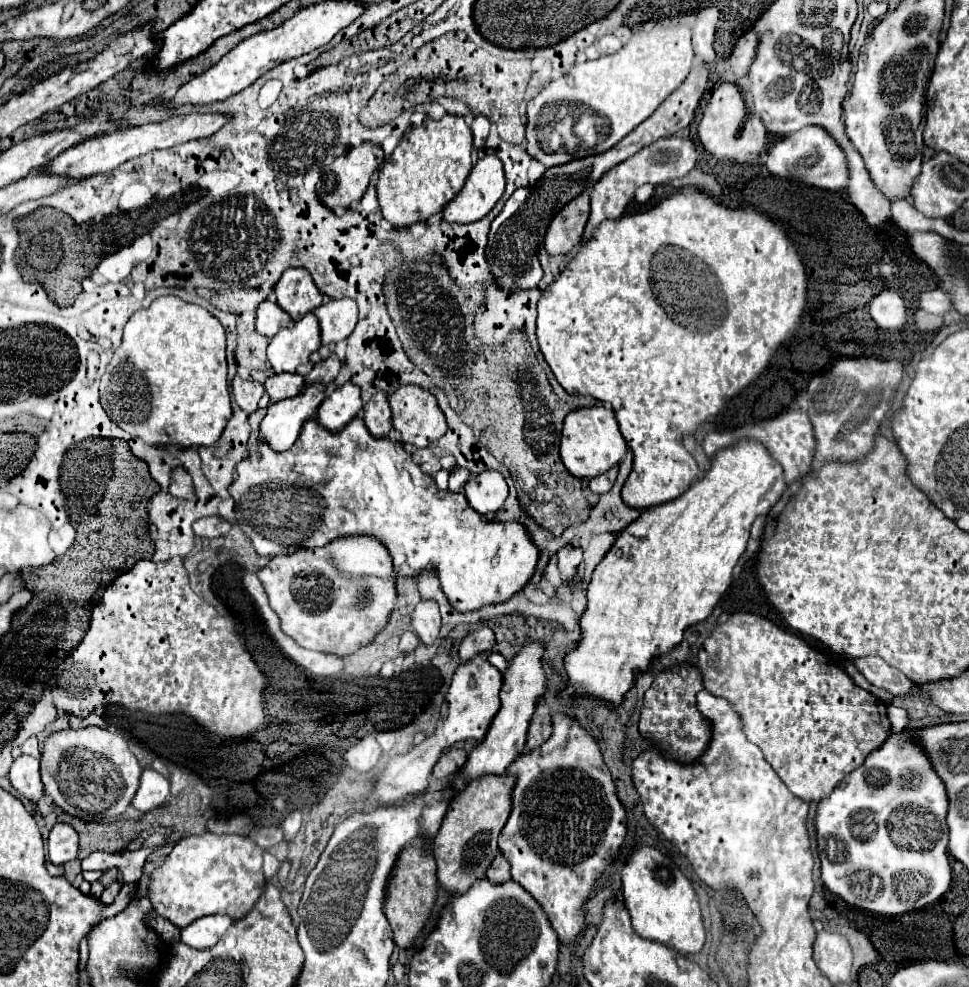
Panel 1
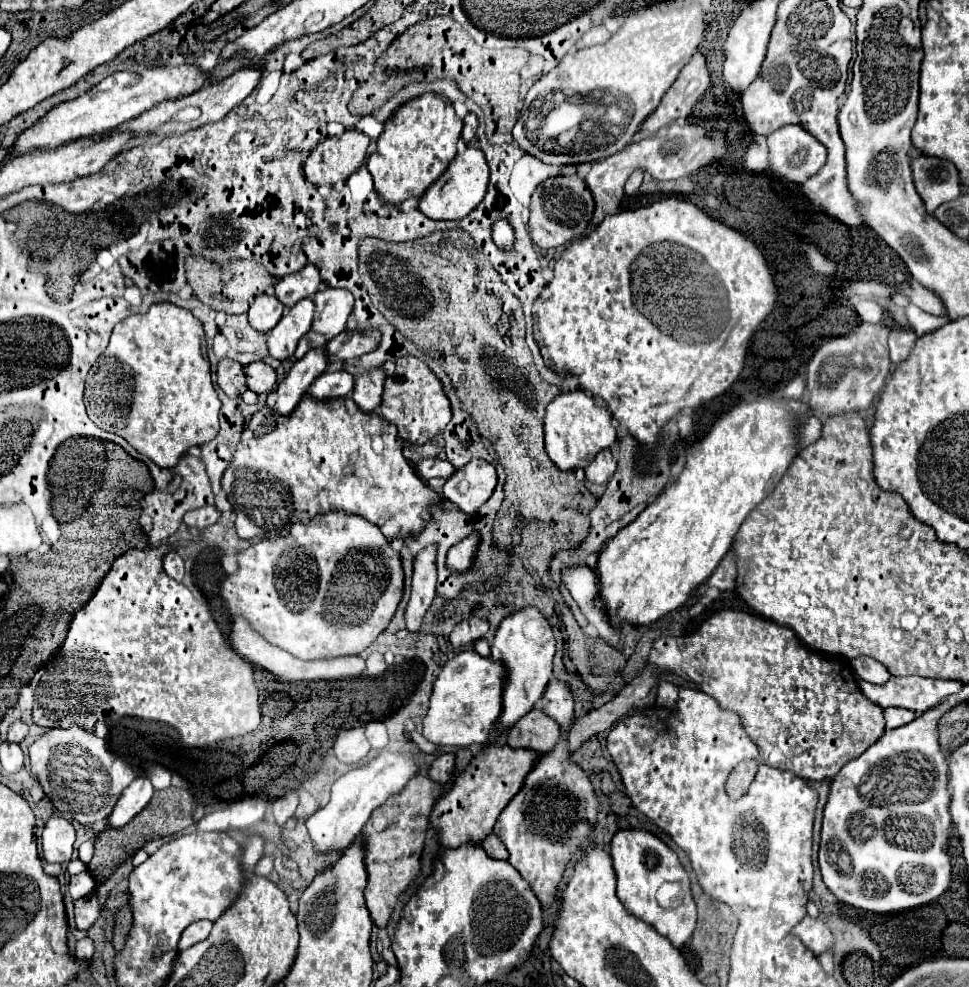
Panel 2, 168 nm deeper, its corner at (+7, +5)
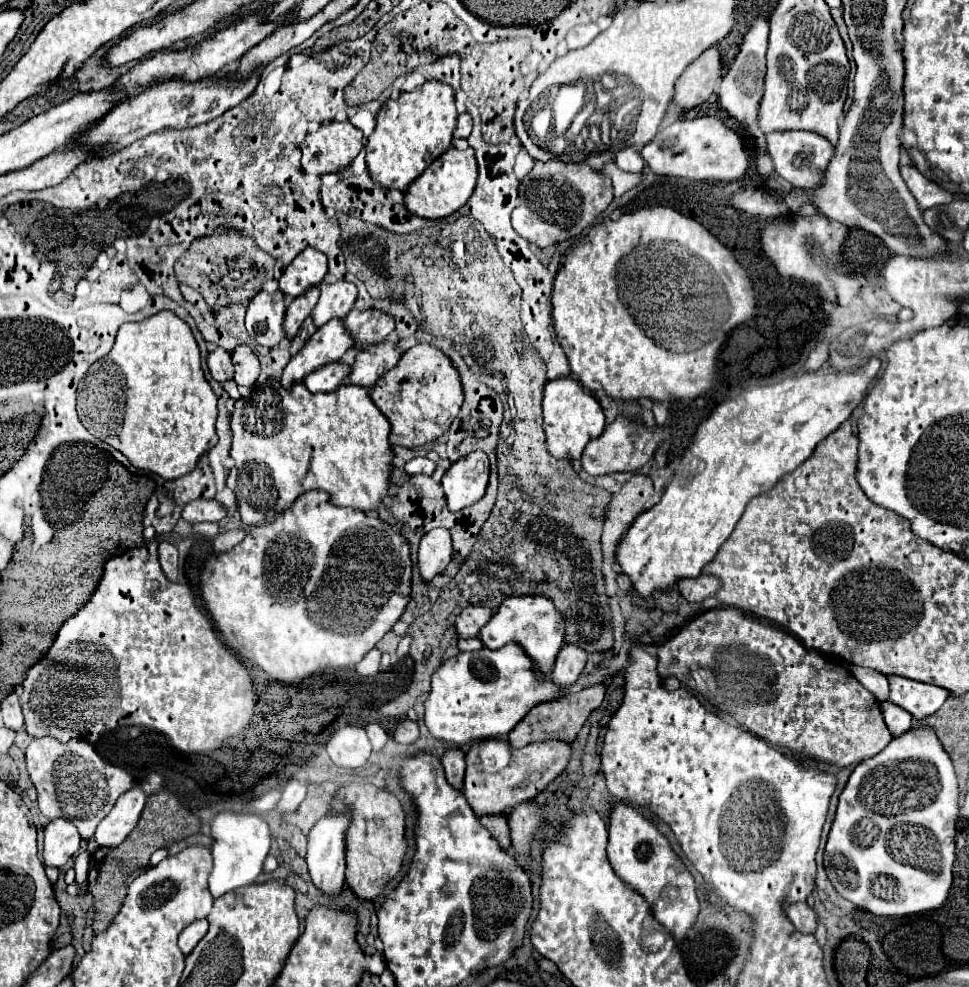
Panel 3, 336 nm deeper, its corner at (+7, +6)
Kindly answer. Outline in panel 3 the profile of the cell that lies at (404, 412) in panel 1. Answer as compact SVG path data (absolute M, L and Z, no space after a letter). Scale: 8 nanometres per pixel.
M415 345L405 351L399 363L387 371L371 393L373 403L391 423L389 441L401 447L423 447L441 437L457 417L463 403L461 379L451 361L431 345Z

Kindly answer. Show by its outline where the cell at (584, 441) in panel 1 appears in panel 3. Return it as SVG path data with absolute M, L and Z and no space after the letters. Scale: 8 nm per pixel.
M571 377L555 379L545 385L543 397L543 431L547 451L559 461L577 461L585 445L597 439L605 429L605 415L599 401L585 393L585 389Z

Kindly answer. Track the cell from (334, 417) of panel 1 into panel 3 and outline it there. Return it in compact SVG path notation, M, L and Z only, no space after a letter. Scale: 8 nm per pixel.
M331 363L325 365L323 369L317 369L315 373L307 375L303 379L303 383L307 385L309 391L323 391L323 393L331 393L335 389L339 389L339 385L343 385L347 381L351 367L343 365L343 363Z

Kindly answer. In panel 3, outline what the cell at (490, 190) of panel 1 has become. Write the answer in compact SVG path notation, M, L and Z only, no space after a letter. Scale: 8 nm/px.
M451 147L447 153L443 153L443 157L439 157L439 161L433 161L433 165L429 165L429 169L425 169L423 175L419 175L413 181L411 189L407 189L405 193L405 205L417 217L425 217L425 219L447 217L459 211L469 201L469 197L477 187L477 175L479 175L479 167L475 159L475 151L471 147L467 147L465 151Z

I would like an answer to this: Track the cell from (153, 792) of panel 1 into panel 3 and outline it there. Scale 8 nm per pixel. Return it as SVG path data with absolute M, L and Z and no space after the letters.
M133 785L127 793L123 793L113 805L111 813L99 823L95 831L95 841L105 847L117 847L137 825L139 815L145 807L145 791L141 785Z

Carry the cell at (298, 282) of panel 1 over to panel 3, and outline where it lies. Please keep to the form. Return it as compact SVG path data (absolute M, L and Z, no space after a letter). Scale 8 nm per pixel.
M305 249L295 261L283 269L279 277L279 289L289 297L299 297L307 289L319 285L327 273L327 257L317 249Z

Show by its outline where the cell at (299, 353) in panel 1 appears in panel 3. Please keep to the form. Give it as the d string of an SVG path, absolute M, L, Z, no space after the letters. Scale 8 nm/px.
M311 287L307 293L303 293L301 297L295 297L291 301L291 305L287 307L287 313L285 313L285 323L283 323L283 331L285 331L287 341L293 341L301 323L311 315L317 301L319 301L319 289L317 287Z

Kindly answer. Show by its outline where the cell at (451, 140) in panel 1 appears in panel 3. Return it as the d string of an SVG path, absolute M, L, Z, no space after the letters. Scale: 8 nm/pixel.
M425 81L421 87L401 93L397 99L389 99L377 113L375 131L365 145L369 175L385 189L407 191L435 159L453 147L455 125L455 93L447 83Z

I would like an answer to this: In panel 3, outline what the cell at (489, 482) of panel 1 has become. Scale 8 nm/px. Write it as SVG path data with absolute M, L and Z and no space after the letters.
M475 451L445 473L441 485L451 511L461 511L479 501L485 495L489 483L489 459L483 451Z

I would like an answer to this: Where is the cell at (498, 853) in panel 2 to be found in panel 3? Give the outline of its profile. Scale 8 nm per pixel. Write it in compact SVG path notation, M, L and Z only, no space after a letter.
M493 815L493 817L481 817L483 827L487 827L491 831L491 837L501 845L501 849L509 849L511 847L511 839L509 839L509 827L503 815Z

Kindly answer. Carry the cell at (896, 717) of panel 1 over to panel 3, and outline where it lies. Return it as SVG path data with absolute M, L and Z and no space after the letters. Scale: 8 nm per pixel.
M881 703L881 711L883 711L885 723L893 737L899 737L901 733L905 733L907 729L913 727L913 715L907 713L905 709L901 709L893 703Z

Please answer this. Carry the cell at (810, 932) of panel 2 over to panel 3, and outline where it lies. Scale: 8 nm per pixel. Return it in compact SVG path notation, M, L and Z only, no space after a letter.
M795 903L795 905L787 905L785 909L789 921L795 925L795 929L799 933L807 933L813 935L817 931L817 915L815 911L807 905L807 903Z

